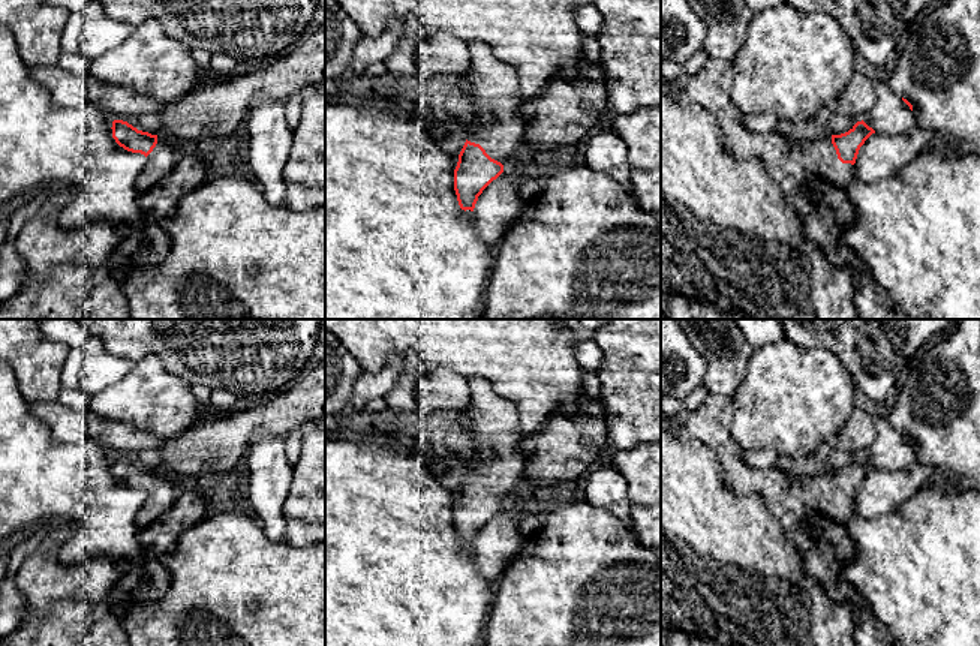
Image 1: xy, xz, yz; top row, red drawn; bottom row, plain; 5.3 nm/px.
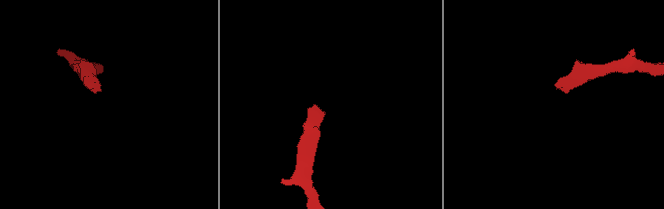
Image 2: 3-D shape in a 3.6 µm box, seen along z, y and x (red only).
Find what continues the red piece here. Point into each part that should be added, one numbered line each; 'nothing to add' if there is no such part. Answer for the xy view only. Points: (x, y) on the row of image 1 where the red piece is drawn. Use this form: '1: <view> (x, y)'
1: xy (162, 159)

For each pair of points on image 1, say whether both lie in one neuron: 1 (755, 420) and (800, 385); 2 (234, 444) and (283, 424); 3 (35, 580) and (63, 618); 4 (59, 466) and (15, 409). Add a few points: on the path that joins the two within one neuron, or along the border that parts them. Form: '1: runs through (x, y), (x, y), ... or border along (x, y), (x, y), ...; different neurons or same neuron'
1: runs through (766, 415), (790, 396); same neuron
2: runs through (244, 430), (255, 420), (270, 420); same neuron
3: border along (87, 600), (57, 600), (44, 613), (27, 616); different neurons
4: runs through (45, 453), (15, 423); same neuron

